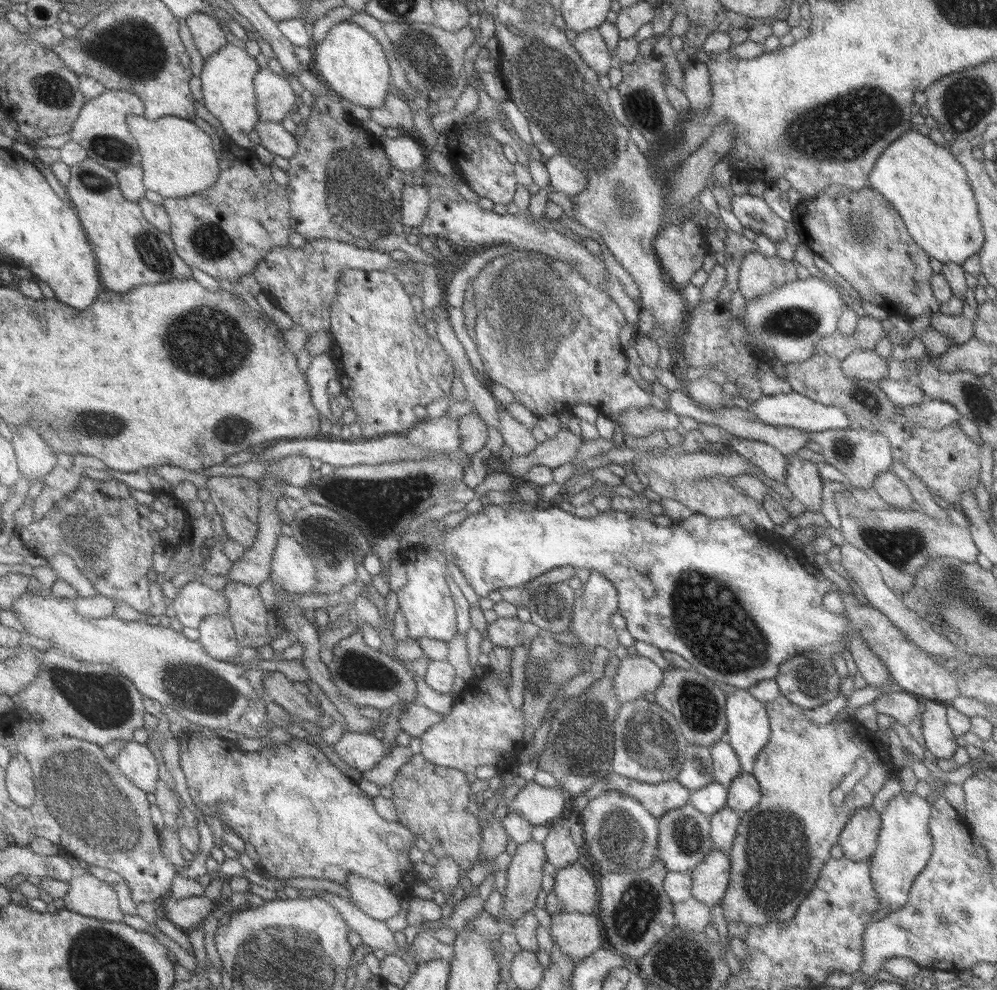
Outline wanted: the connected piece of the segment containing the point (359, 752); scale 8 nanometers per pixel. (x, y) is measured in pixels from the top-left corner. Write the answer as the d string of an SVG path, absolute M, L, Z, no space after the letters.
M345 731L334 745L334 751L343 762L362 774L371 771L386 758L383 739L380 735L371 733Z

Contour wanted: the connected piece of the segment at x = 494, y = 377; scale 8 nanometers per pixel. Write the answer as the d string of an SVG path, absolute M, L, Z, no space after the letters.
M510 250L503 256L491 258L473 278L472 287L476 311L472 341L484 374L495 384L505 386L514 402L538 419L569 411L577 404L600 408L601 414L614 424L625 410L666 409L658 397L644 392L627 373L626 356L618 344L618 333L625 321L620 309L606 292L590 286L570 264L538 252Z

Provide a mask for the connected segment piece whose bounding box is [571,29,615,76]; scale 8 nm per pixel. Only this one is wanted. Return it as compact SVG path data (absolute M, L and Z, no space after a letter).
M597 29L577 33L571 43L581 60L597 76L605 75L610 67L615 64L613 56L607 50Z

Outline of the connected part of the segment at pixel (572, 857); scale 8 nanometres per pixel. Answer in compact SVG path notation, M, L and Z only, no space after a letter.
M561 818L548 825L549 832L542 841L545 860L553 868L569 866L583 858L583 848L578 848L569 835L569 830Z

